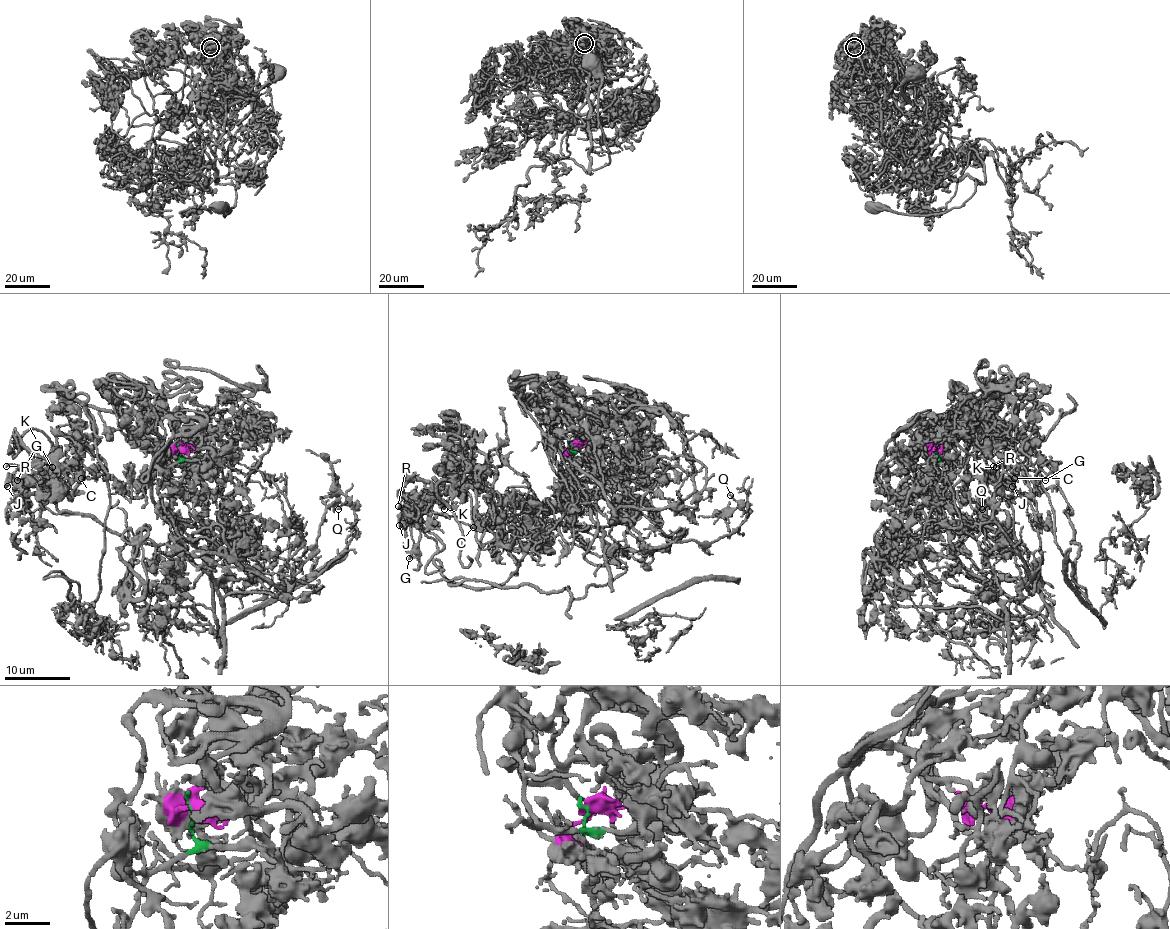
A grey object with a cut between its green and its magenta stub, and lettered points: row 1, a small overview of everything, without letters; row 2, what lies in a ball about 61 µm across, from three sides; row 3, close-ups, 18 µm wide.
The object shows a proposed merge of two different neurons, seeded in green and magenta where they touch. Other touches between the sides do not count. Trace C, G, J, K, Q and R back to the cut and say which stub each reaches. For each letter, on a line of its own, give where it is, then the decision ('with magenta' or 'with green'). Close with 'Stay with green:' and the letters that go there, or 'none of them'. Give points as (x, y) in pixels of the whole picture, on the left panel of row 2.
C: at (81, 478); with magenta
G: at (17, 480); with magenta
J: at (7, 486); with magenta
K: at (52, 467); with magenta
Q: at (338, 509); with green
R: at (6, 466); with magenta
Stay with green: Q

